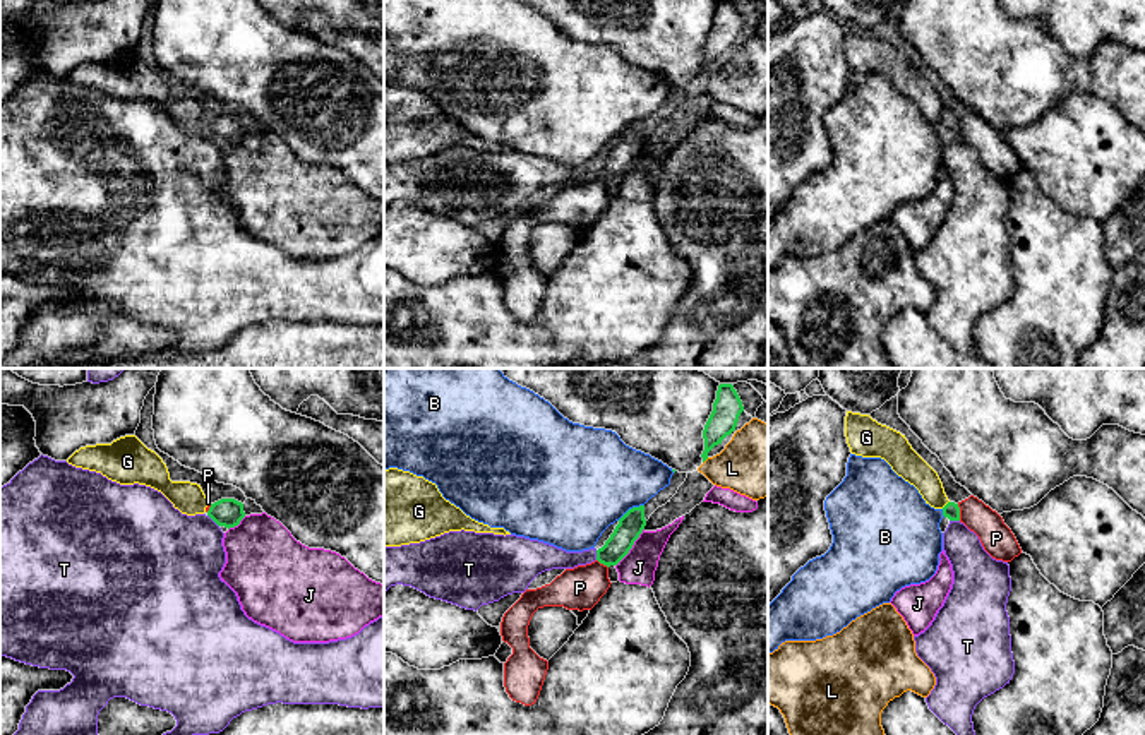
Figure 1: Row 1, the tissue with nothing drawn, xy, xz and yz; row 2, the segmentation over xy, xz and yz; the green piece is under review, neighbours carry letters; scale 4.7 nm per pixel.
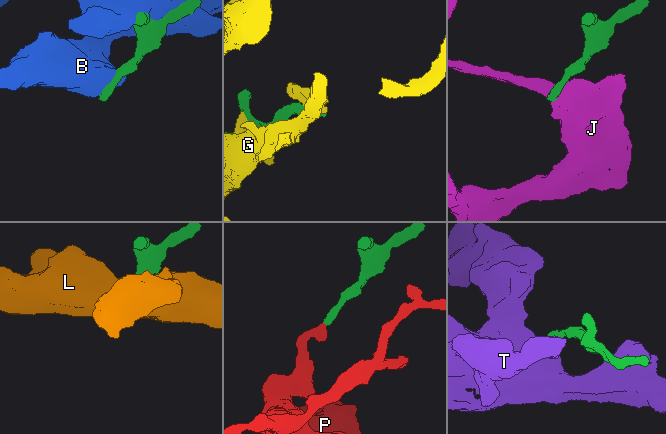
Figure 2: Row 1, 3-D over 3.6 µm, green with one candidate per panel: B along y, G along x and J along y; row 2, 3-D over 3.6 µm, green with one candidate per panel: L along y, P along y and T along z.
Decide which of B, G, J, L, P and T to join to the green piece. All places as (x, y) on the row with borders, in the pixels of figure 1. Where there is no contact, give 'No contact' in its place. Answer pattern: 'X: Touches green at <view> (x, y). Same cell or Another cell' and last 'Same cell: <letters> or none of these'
B: Touches green at xz (629, 509). Another cell
G: Touches green at yz (947, 504). Another cell
J: Touches green at xz (631, 547). Another cell
L: Touches green at xz (705, 460). Another cell
P: Touches green at yz (959, 513). Same cell
T: Touches green at xy (213, 519). Another cell
Same cell: P

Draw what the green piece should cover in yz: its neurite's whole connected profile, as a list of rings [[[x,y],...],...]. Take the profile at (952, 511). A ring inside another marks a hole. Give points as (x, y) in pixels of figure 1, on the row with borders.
[[[974,495],[958,504],[948,502],[943,507],[943,516],[950,521],[960,521],[974,531],[984,550],[996,560],[1011,562],[1022,553],[1015,535],[1003,517]]]

